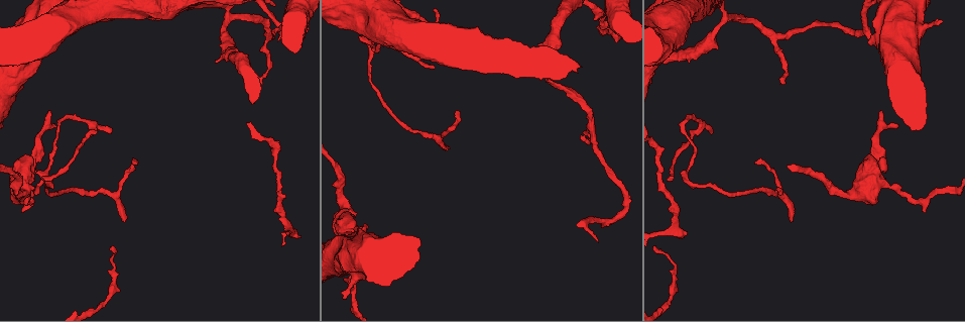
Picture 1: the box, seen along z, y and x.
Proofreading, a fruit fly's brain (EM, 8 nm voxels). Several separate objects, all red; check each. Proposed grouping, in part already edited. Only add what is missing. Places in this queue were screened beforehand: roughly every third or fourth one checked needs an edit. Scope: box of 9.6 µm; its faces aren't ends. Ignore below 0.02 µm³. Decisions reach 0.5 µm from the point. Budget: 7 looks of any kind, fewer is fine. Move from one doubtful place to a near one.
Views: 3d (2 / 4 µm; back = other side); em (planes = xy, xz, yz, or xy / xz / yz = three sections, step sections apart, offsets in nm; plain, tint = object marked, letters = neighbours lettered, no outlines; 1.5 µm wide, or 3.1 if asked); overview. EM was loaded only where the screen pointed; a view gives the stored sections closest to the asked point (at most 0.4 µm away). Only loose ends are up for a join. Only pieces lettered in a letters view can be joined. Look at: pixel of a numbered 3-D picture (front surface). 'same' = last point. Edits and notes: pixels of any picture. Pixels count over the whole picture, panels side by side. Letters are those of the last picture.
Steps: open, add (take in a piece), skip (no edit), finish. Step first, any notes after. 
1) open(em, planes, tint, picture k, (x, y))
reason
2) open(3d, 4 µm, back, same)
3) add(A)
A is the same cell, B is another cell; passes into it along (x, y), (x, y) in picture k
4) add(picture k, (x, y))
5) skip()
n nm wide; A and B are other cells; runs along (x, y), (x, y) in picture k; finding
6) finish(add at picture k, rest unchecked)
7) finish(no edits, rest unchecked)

open(3d, 4 µm, picture 1, (364, 226))
thick end

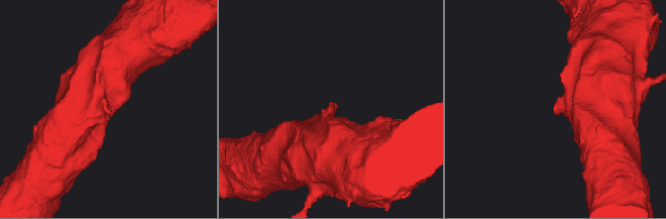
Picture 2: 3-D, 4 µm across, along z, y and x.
open(em, yz, step 8, tint, picture 2, (335, 103))

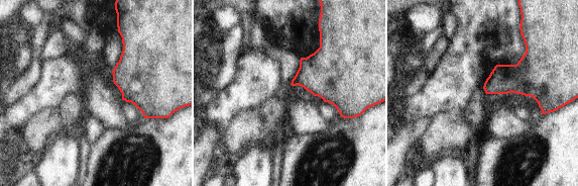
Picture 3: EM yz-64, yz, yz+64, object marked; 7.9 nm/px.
open(em, planes, letters, same)
another direction

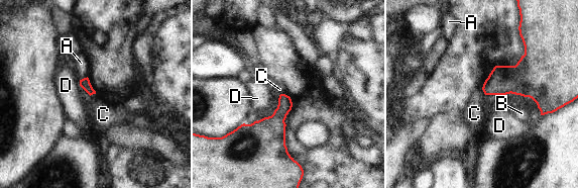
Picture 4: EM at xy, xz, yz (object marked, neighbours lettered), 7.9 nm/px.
skip()
A, B, C and D are other cells; border along (95, 93), (90, 96) in picture 4; no lettered piece goes on from it

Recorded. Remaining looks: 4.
open(3d, 2 µm, back, picture 1, (670, 179))
branch stops here

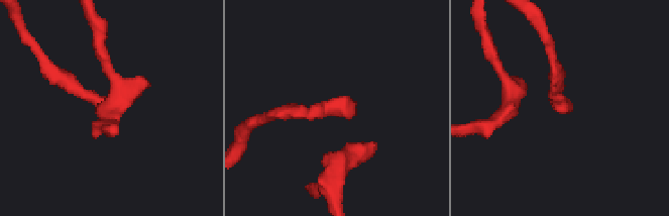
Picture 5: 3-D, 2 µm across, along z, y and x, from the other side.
open(em, planes, letters, picture 5, (355, 104))
shape alone is not enough

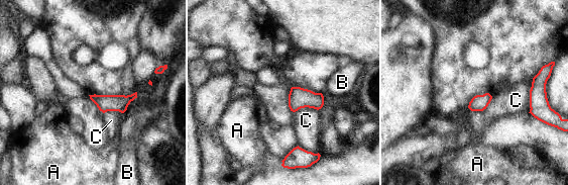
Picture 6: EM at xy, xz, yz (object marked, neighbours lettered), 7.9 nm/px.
skip()
A, B and C are other cells; border along (533, 78), (528, 112) in picture 6; none of them fits

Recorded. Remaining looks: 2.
open(3d, 4 µm, picture 1, (448, 145))
free end

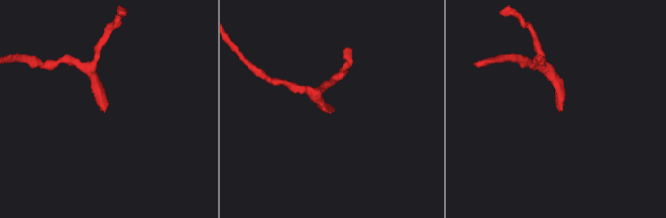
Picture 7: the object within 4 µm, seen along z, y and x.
open(em, yz, step 4, letters, picture 7, (559, 110))
now the EM

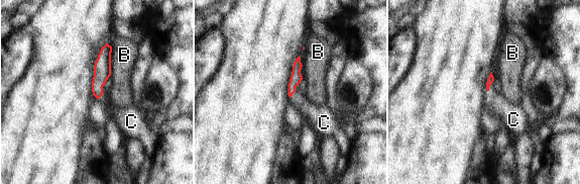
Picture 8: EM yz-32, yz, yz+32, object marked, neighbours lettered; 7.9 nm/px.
add(C)
C is the same cell, B is another cell; passes into it along (296, 78), (292, 95), (315, 115) in picture 8; it goes on there

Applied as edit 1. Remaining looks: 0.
finish(add at picture 8, rest unchecked)

